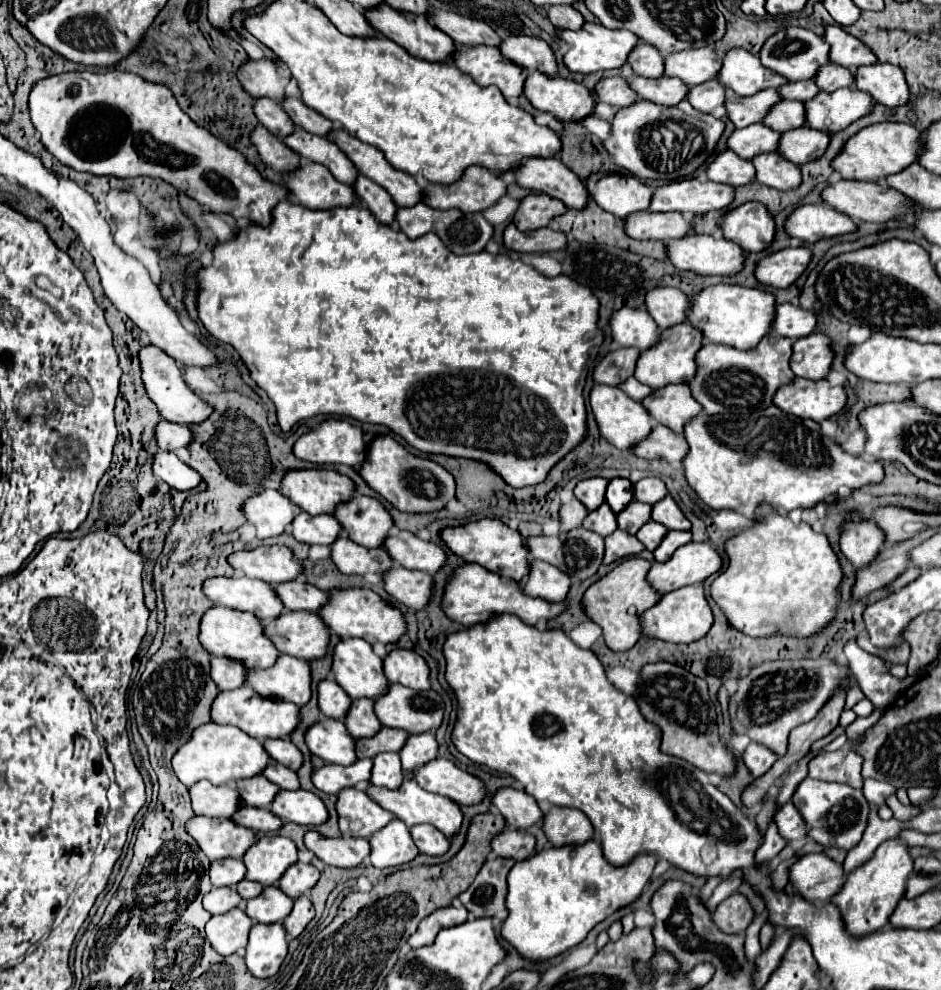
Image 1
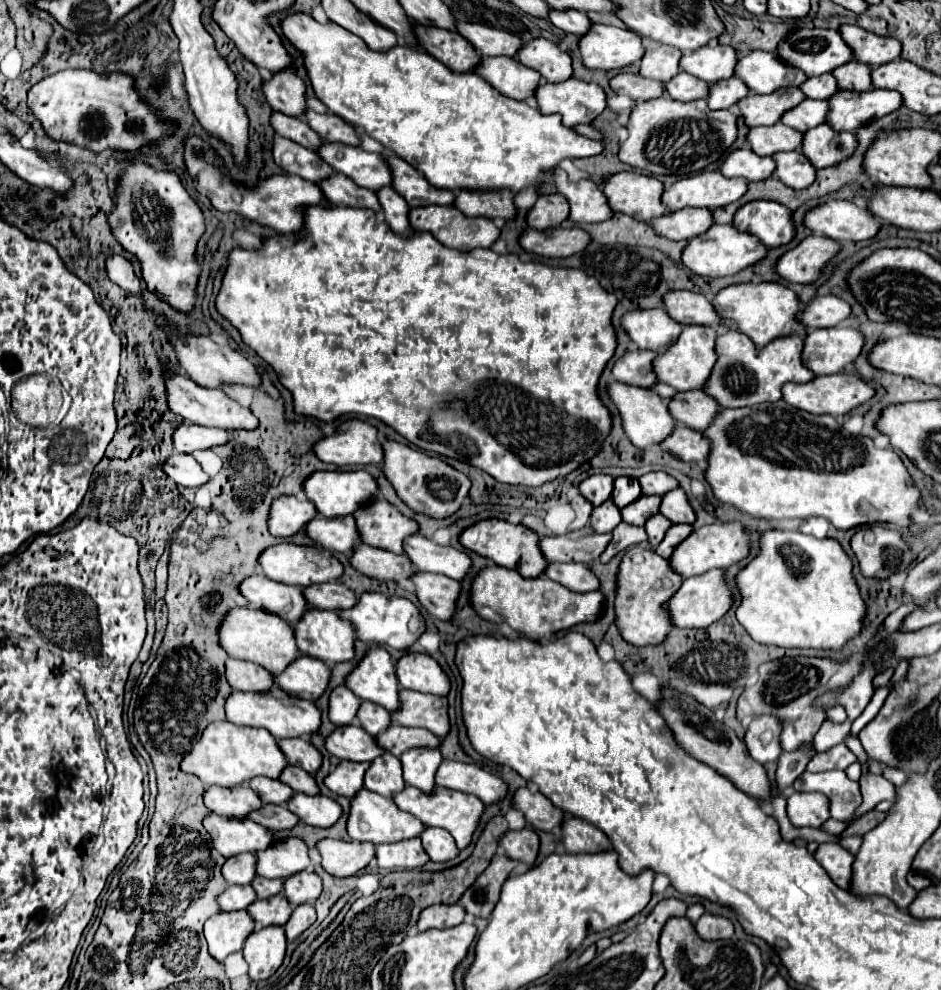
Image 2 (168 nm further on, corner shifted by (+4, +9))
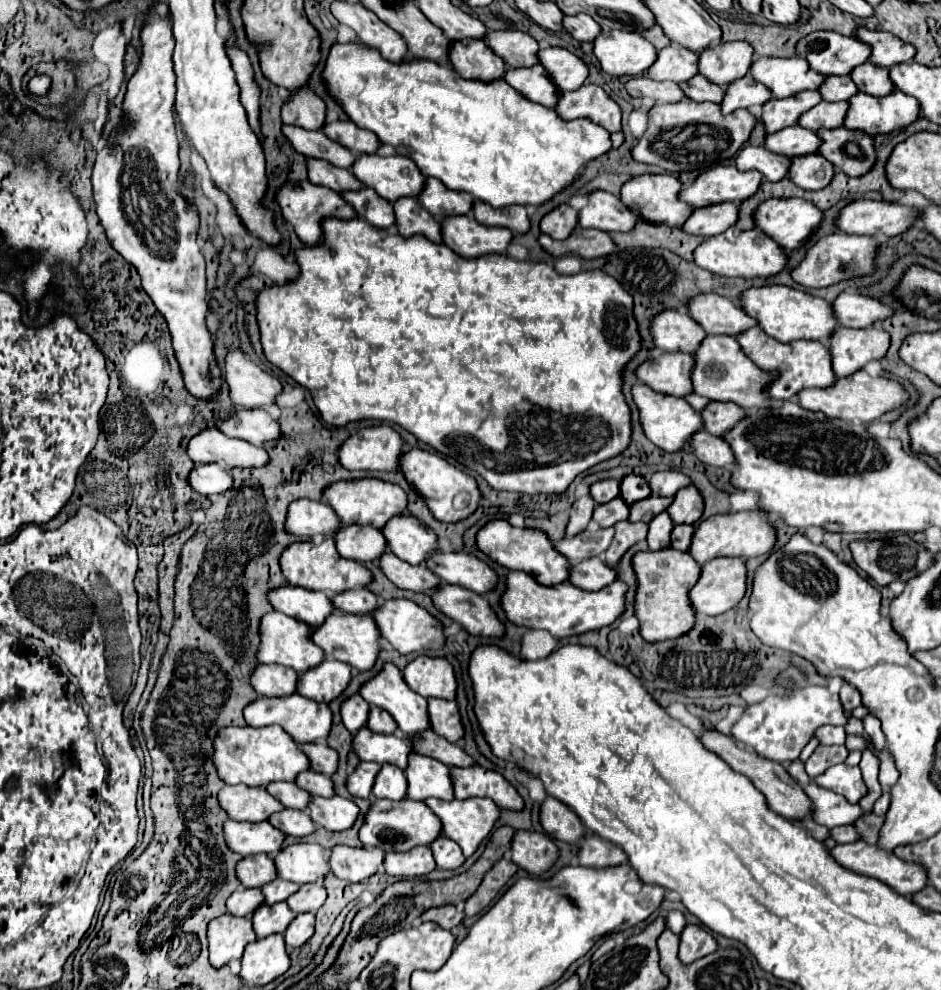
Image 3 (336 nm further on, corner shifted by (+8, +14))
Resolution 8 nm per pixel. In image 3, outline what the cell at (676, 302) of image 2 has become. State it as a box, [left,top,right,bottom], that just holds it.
[690,294,758,336]

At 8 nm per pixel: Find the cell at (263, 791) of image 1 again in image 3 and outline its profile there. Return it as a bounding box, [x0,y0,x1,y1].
[266,782,312,810]

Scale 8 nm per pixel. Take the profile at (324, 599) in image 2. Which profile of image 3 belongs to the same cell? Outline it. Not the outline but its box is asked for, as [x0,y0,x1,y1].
[332,588,382,614]

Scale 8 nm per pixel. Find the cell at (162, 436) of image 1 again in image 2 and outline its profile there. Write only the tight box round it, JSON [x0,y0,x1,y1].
[172,423,230,453]

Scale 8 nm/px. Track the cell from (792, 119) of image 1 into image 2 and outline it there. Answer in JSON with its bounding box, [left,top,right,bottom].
[782,99,828,133]

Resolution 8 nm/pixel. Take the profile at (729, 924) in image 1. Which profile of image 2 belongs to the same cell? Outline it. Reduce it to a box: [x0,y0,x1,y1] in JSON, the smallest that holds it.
[696,913,734,941]

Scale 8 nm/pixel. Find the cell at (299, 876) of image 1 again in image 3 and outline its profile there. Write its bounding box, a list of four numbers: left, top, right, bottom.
[288,884,326,914]

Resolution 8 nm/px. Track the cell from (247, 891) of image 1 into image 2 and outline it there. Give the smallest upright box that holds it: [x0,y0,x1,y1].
[250,877,282,899]

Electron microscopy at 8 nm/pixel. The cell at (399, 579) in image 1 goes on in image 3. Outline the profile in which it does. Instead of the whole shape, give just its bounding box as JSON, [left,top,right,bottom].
[432,584,504,638]

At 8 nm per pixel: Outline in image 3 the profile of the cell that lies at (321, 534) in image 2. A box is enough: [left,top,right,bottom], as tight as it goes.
[334,526,388,562]

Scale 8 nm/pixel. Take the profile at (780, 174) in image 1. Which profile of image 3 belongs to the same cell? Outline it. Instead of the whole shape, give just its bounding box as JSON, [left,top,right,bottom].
[790,154,834,190]

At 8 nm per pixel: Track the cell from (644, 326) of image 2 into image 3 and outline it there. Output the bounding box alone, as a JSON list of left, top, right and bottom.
[650,310,706,354]

